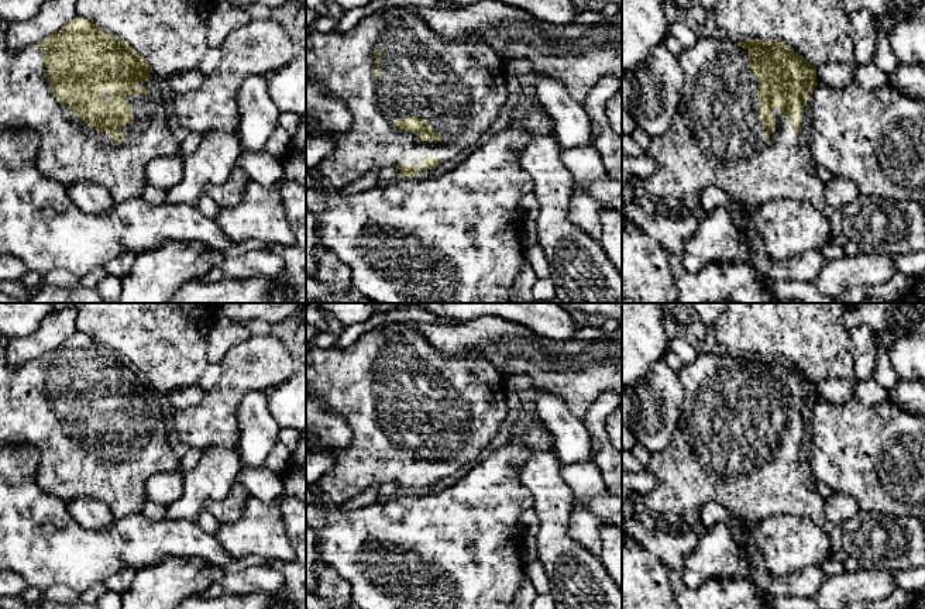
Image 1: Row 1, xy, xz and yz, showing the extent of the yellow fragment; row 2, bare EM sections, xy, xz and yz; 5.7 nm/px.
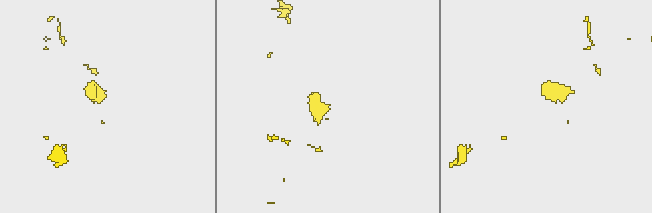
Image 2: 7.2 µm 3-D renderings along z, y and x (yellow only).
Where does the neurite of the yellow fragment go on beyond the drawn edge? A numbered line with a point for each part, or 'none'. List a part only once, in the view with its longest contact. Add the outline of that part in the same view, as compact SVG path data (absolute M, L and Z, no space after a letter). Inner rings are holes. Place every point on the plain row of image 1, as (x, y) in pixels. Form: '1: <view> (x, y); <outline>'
1: xy (69, 467); M0 336L0 445L31 444L39 457L38 486L66 503L94 498L109 506L114 519L141 513L148 499L145 492L148 479L158 472L179 471L179 457L169 444L173 407L166 393L151 385L149 396L138 399L149 407L138 409L137 413L127 410L133 434L121 444L125 453L117 458L109 448L100 448L79 431L72 431L71 423L54 413L54 405L48 402L48 383L42 379L42 365L37 359L8 371L6 347L7 340Z

